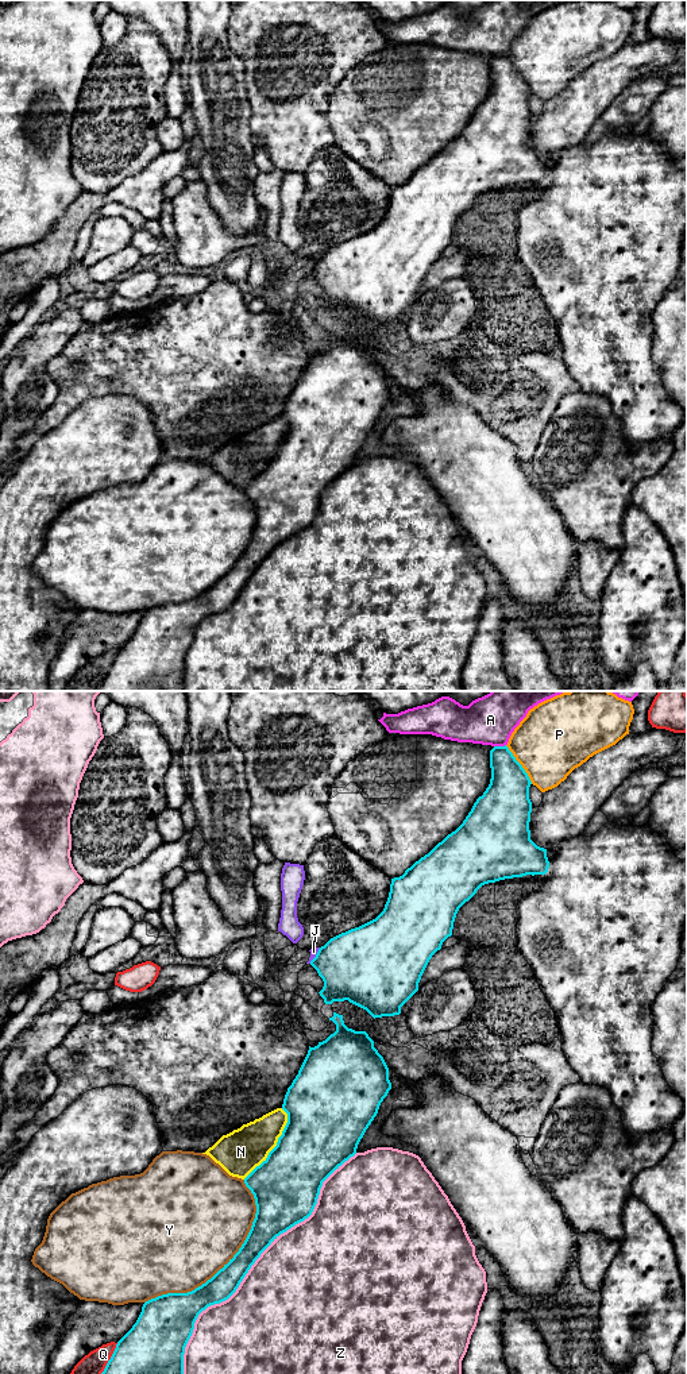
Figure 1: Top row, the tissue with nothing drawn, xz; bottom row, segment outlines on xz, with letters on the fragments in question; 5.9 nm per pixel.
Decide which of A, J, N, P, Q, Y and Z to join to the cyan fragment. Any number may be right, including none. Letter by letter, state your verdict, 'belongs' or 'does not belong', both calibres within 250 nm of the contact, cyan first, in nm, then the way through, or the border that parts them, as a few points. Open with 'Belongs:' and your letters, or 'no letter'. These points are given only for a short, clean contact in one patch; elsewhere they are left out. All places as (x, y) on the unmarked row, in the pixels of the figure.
Belongs: no letter
A: does not belong; 240 nm thick on the cyan side, 300 nm on the other
J: does not belong; 420 nm thick on the cyan side, 50 nm on the other; border along xz (320, 257), (309, 271)
N: does not belong; 420 nm thick on the cyan side, 260 nm on the other
P: does not belong; 280 nm thick on the cyan side, 440 nm on the other
Q: does not belong; 480 nm thick on the cyan side, 180 nm on the other
Y: does not belong; 160 nm thick on the cyan side, 480 nm on the other
Z: does not belong; 170 nm thick on the cyan side, 500 nm on the other

